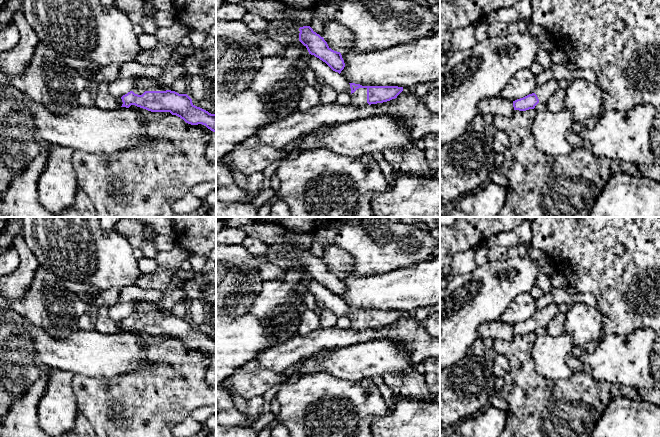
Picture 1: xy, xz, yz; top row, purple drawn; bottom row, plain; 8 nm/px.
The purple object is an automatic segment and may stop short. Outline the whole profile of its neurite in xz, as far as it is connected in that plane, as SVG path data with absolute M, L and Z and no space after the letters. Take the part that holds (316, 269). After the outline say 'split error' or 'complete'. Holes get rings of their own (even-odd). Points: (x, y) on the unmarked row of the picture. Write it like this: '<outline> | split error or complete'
M310 250L300 251L299 255L299 265L307 272L309 278L319 282L340 298L345 291L341 277L332 274L324 262L314 256Z | complete

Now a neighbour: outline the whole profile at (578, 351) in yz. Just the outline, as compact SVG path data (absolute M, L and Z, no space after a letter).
M591 341L583 346L573 347L572 351L566 356L566 363L573 372L585 369L586 367L580 361L580 357L586 353L591 353L597 347L599 341Z

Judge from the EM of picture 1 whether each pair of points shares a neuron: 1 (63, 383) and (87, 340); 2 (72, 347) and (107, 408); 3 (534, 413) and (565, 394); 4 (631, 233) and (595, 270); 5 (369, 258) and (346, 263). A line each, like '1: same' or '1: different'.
1: different
2: different
3: same
4: same
5: different

